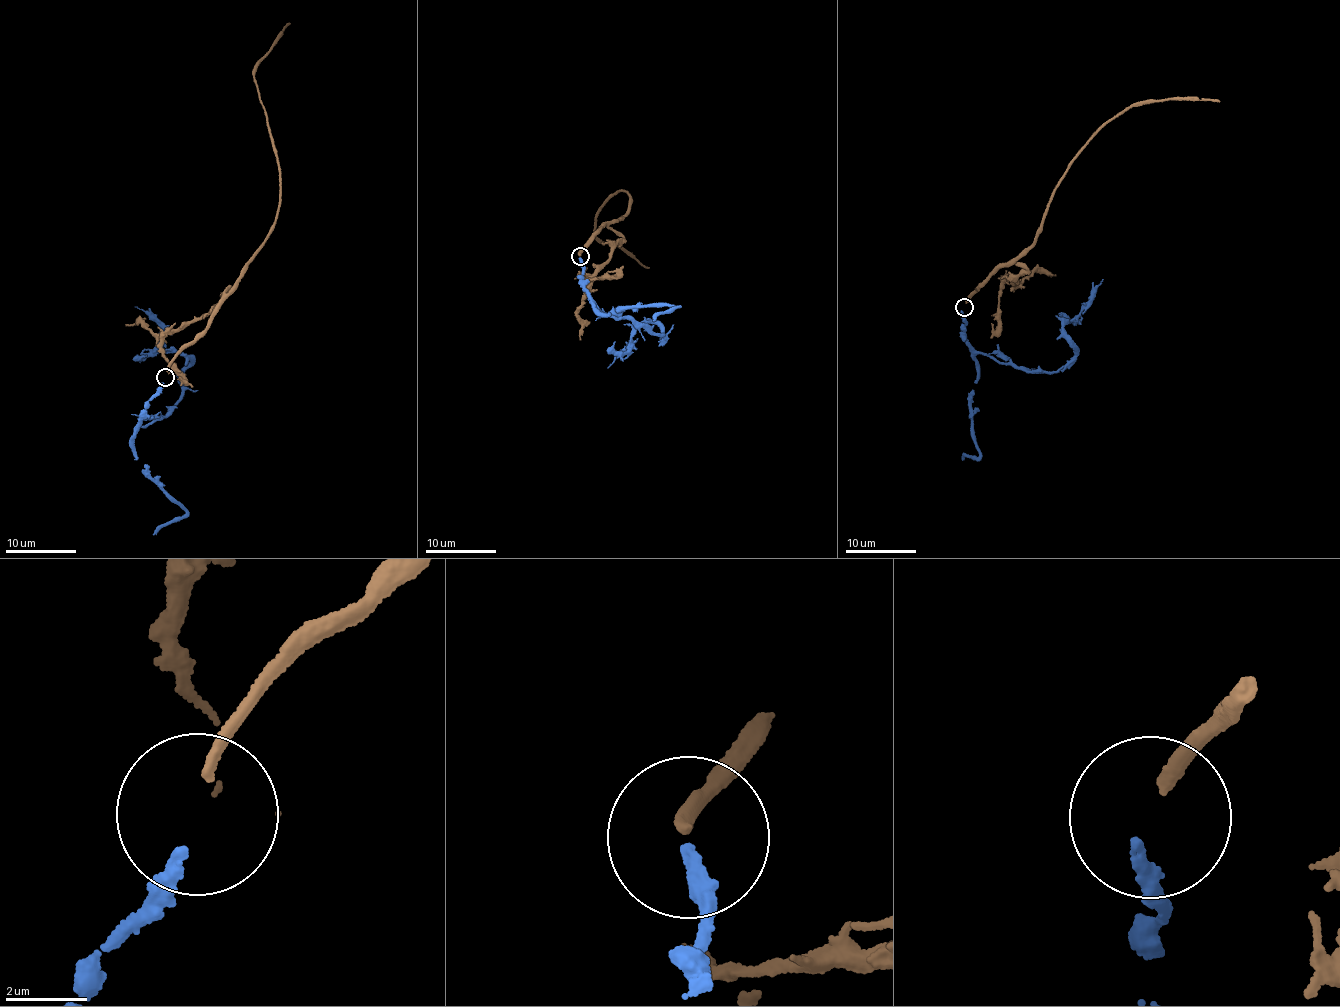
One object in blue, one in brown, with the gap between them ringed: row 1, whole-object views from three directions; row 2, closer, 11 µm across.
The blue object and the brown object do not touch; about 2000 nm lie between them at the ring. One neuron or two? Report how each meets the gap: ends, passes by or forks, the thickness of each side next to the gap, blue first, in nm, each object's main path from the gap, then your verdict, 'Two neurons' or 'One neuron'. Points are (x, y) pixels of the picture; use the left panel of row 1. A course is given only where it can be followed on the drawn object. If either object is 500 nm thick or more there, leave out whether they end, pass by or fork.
At the ring blue ends. At the ring brown ends. Thickness 240 nm (blue) against 280 nm. Course of blue: (163, 383), (137, 427), (166, 417), (180, 401), (182, 370), (190, 361), (163, 349), (157, 322), (134, 307). Course of brown: (166, 372), (218, 311), (275, 220), (280, 184), (276, 152), (254, 81), (259, 61), (289, 22). One neuron

